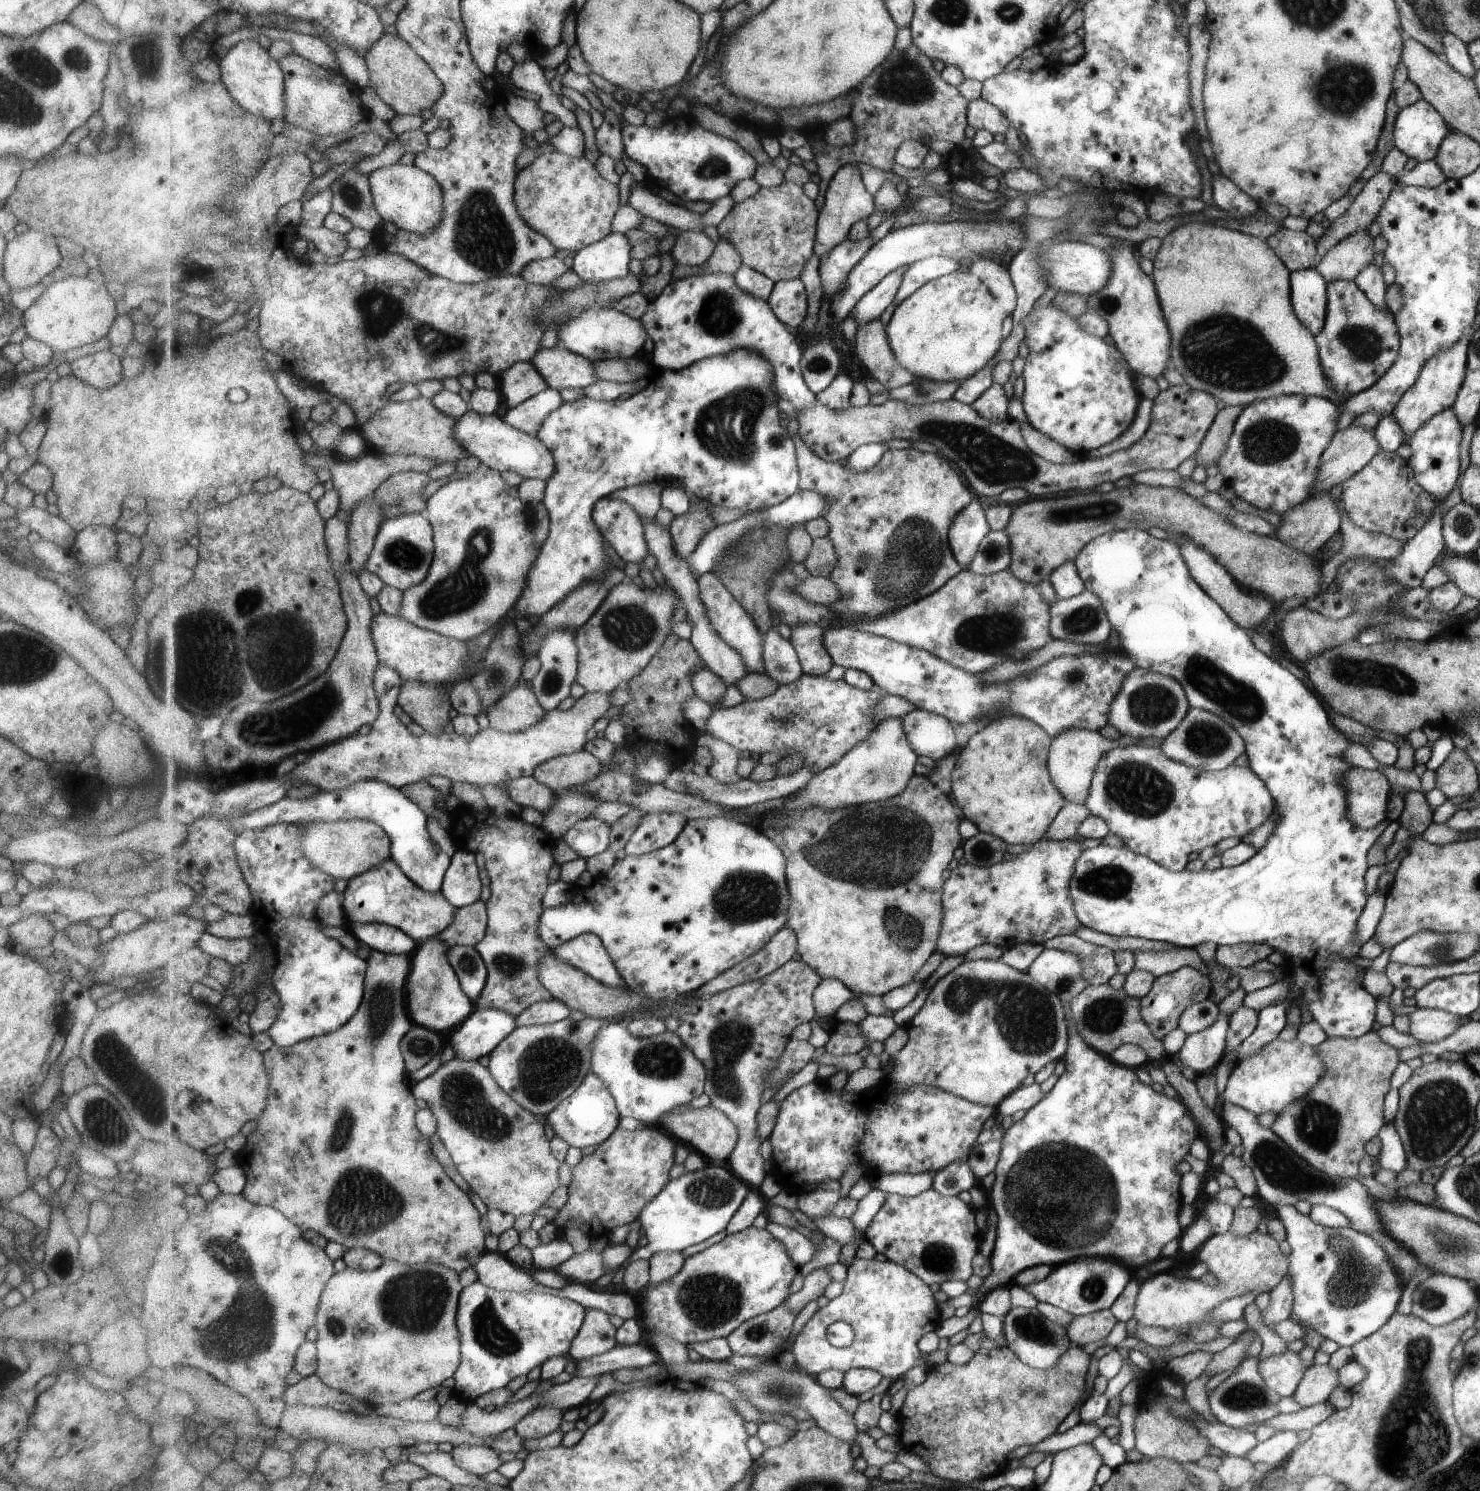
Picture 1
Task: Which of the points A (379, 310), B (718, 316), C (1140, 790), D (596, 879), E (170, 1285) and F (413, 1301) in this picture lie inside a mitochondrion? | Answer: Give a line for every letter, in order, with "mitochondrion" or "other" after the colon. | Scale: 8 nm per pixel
A: mitochondrion
B: mitochondrion
C: mitochondrion
D: other
E: other
F: mitochondrion

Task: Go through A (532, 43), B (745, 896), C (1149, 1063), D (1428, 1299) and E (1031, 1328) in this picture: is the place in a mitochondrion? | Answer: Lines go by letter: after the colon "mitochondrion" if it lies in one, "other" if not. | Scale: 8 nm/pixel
A: other
B: mitochondrion
C: other
D: mitochondrion
E: mitochondrion

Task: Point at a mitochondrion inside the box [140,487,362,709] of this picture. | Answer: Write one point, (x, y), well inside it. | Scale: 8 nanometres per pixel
(205, 620)

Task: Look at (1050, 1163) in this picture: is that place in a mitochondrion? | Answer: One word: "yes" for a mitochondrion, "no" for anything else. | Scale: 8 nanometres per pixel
yes

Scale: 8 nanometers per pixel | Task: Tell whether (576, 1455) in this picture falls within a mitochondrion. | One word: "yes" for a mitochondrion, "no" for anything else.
no

